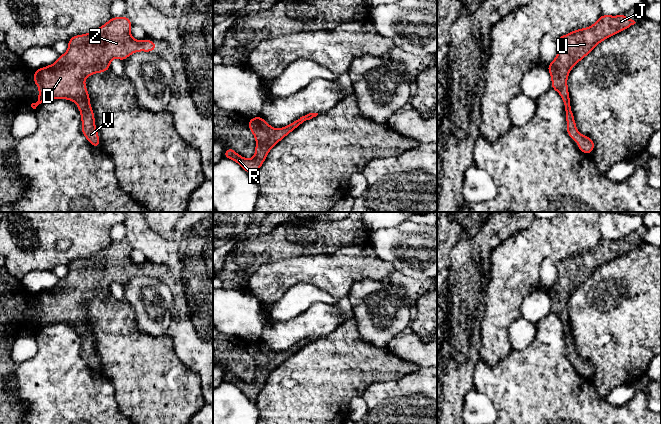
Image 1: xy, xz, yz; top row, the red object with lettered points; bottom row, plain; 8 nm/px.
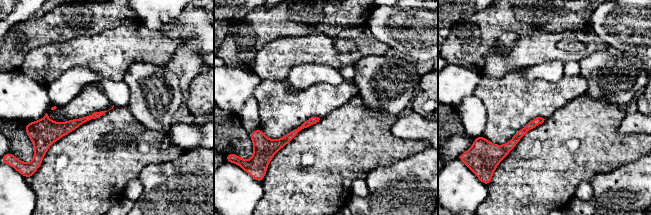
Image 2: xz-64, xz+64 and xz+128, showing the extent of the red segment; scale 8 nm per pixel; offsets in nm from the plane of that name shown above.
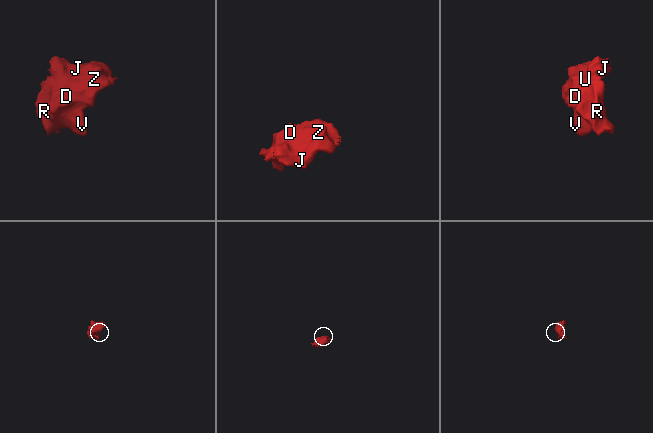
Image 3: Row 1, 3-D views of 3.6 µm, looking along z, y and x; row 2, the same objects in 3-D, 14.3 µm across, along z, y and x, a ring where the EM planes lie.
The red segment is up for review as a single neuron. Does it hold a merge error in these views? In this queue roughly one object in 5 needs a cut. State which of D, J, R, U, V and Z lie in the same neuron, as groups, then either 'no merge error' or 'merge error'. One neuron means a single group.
groups D J R U V Z; no merge error

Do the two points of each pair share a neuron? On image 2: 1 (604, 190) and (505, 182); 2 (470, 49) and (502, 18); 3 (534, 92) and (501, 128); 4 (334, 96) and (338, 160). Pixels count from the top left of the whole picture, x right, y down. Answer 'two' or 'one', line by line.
1: two
2: one
3: one
4: two

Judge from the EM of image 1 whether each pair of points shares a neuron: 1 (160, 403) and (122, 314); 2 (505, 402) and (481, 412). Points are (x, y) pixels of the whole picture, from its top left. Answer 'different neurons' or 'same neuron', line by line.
1: same neuron
2: different neurons

